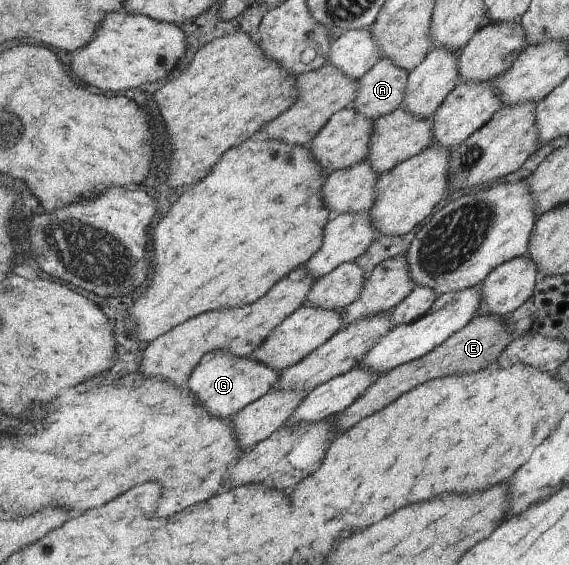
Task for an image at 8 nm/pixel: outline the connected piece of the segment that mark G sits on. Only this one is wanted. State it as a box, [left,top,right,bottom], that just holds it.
[186,349,281,418]

